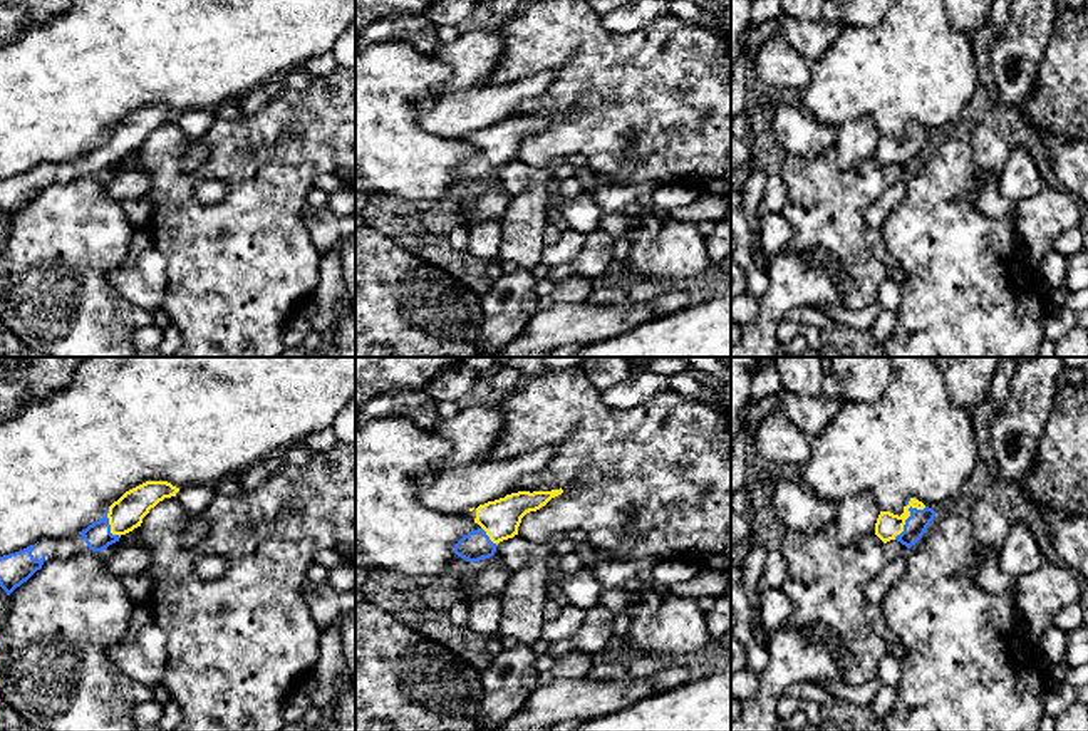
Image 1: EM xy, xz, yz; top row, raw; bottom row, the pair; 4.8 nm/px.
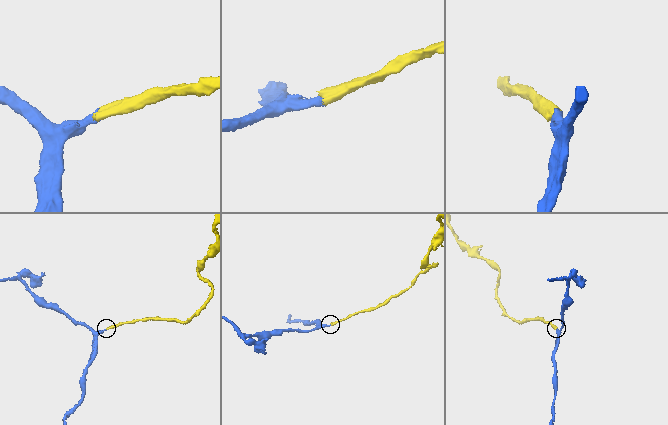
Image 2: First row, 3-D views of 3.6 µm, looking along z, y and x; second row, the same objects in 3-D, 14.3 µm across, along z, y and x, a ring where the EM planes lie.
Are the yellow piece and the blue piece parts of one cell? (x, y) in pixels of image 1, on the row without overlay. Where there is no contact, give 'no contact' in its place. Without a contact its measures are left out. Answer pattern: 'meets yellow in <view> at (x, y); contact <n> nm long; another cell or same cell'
meets yellow in yz at (909, 139); contact 220 nm long; same cell

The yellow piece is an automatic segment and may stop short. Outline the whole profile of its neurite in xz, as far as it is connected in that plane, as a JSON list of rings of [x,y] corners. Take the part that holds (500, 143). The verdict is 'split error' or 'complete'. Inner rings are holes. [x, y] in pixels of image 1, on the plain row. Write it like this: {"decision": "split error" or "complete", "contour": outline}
{"decision": "split error", "contour": [[[562,112],[533,117],[518,116],[479,129],[474,143],[479,153],[464,159],[454,169],[454,178],[468,186],[493,181],[500,166],[518,159],[518,151],[526,137],[540,134],[562,117]]]}

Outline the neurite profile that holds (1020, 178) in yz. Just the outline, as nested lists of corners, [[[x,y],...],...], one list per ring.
[[[1024,146],[1011,149],[997,179],[1001,196],[1009,201],[1031,198],[1044,186],[1043,176]]]

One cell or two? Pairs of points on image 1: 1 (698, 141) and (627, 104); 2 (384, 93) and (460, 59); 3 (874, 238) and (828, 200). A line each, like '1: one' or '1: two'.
1: one
2: two
3: two

